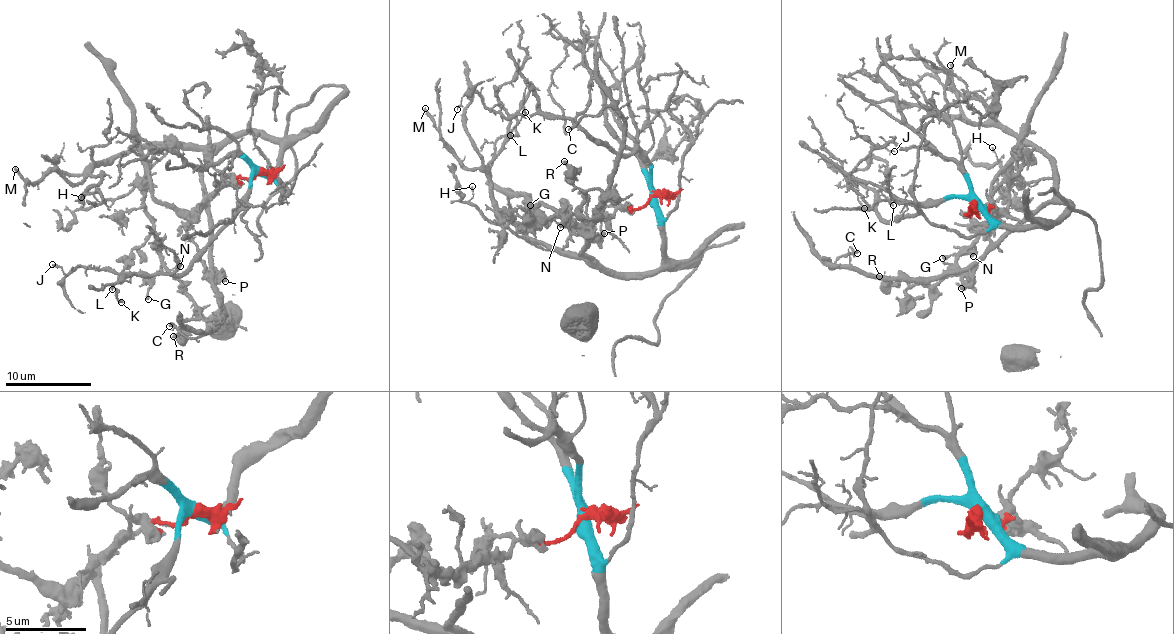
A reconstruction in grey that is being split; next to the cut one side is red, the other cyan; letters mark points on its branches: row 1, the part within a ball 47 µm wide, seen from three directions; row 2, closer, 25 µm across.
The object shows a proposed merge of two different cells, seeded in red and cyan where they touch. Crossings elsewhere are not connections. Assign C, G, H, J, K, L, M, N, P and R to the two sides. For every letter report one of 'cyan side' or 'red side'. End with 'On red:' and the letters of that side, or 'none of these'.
C: cyan side
G: red side
H: cyan side
J: cyan side
K: cyan side
L: cyan side
M: cyan side
N: red side
P: red side
R: red side
On red: G, N, P, R

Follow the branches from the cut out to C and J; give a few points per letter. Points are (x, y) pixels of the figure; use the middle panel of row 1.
C: (654, 194), (662, 224), (658, 269), (618, 273), (582, 253), (620, 150), (623, 116), (602, 107), (567, 130)
J: (654, 194), (646, 155), (613, 149), (557, 117), (501, 117), (487, 110), (473, 88), (457, 110)

